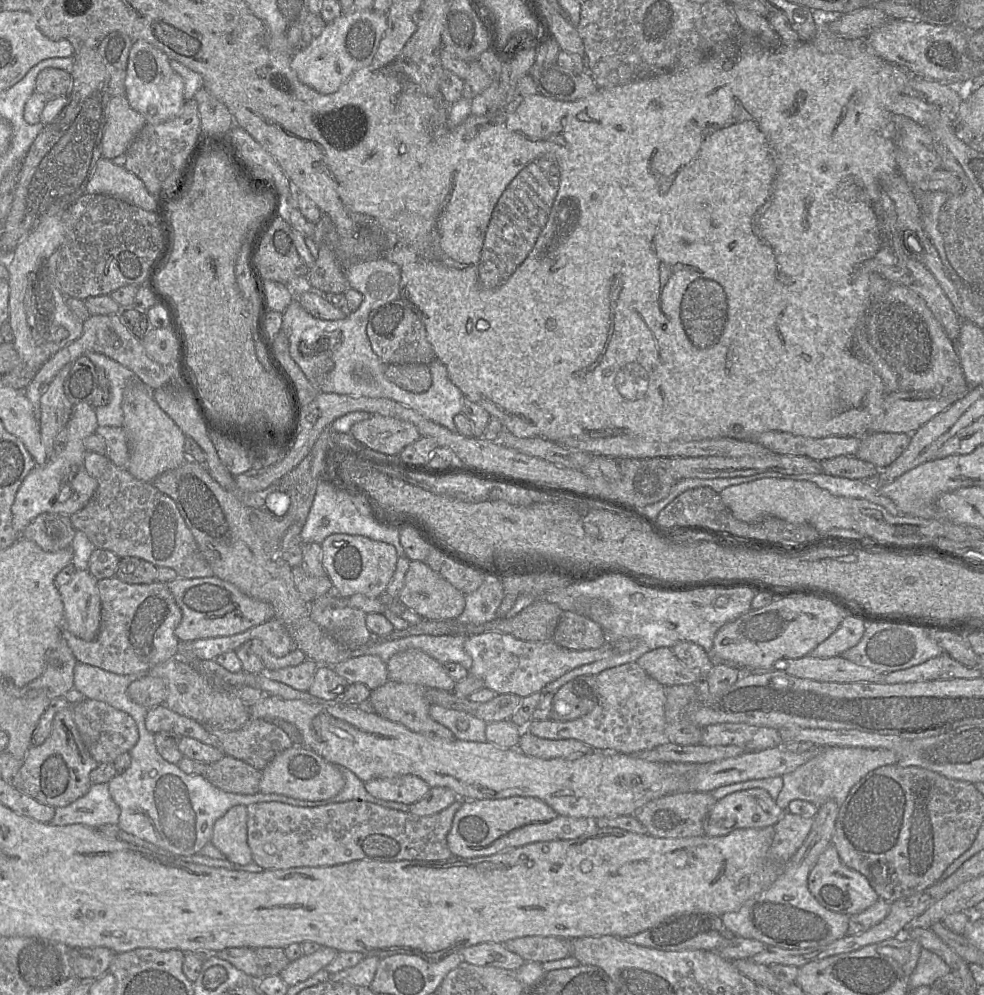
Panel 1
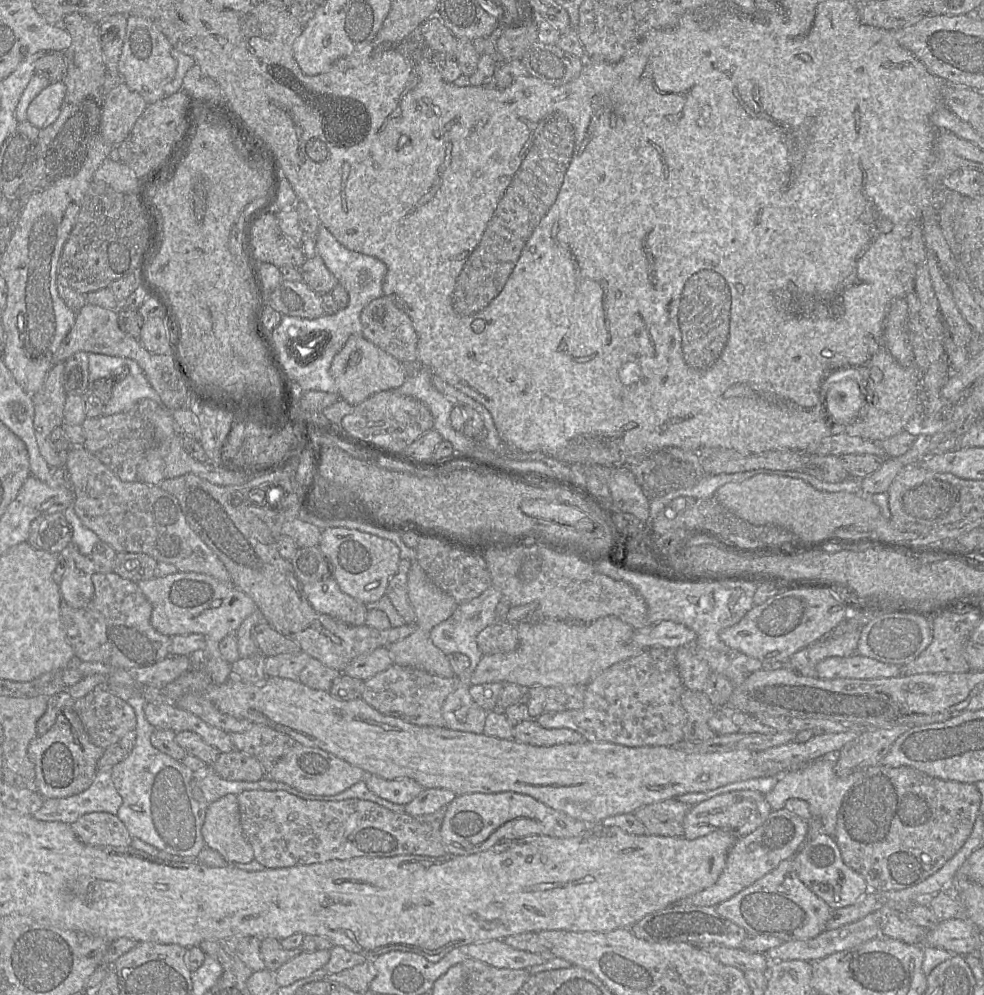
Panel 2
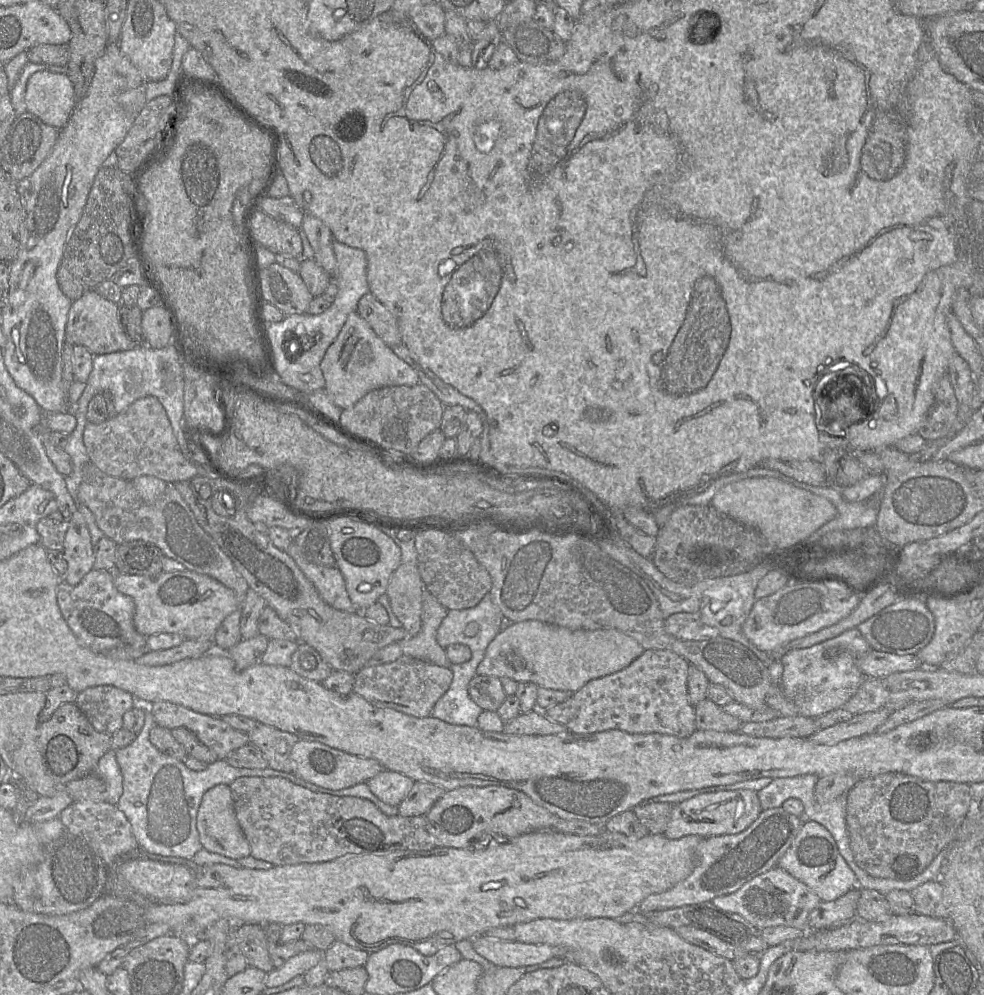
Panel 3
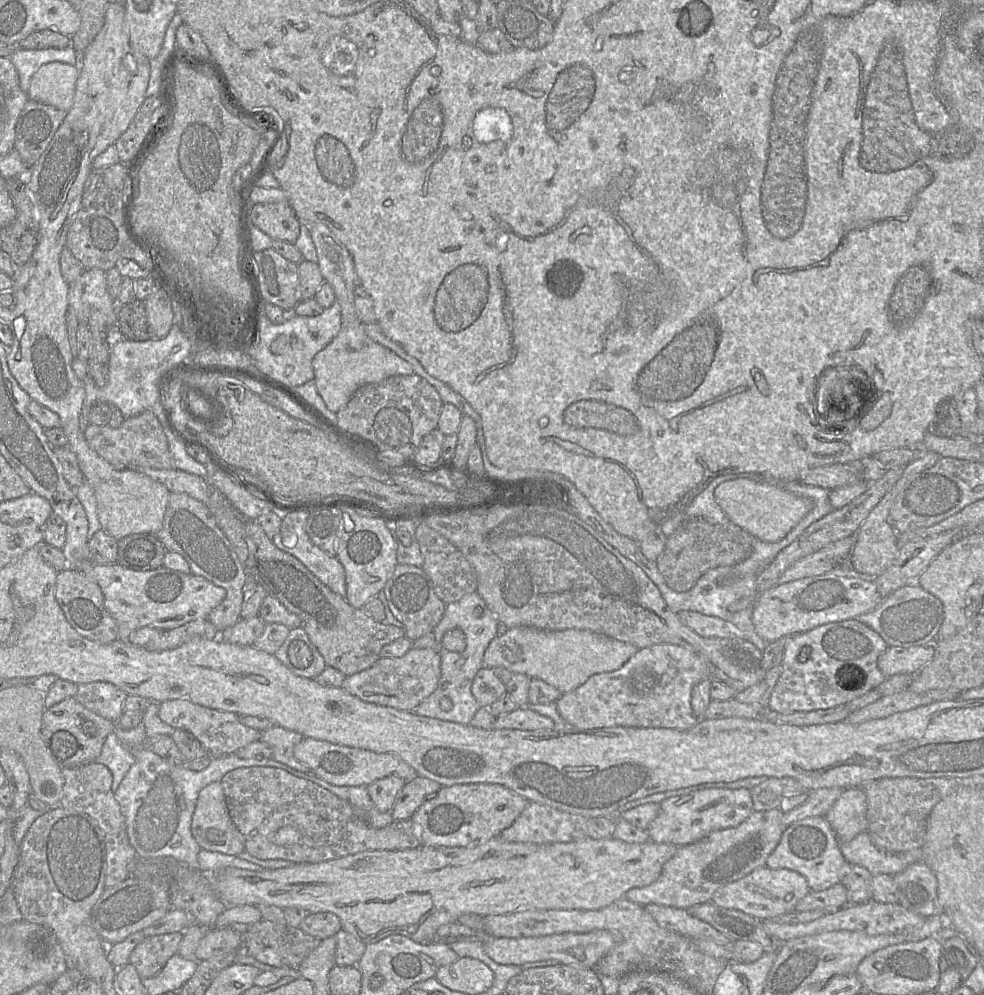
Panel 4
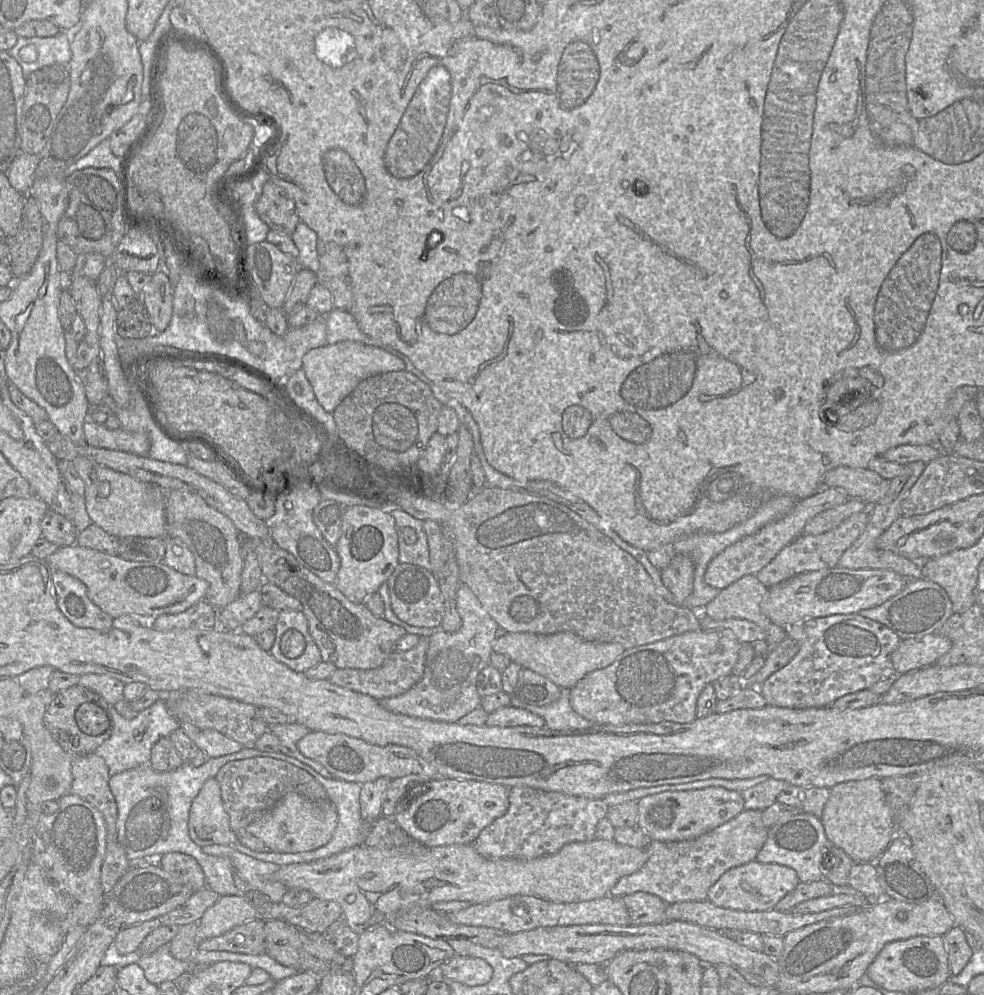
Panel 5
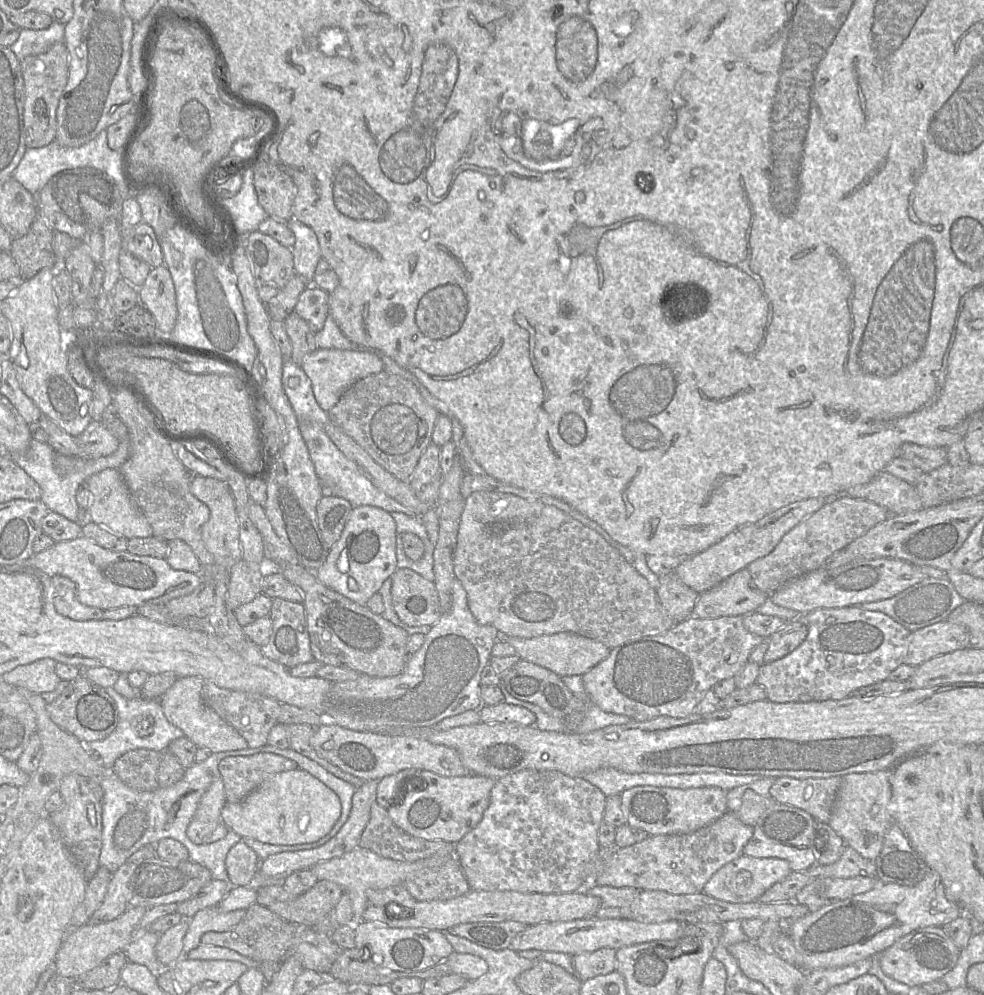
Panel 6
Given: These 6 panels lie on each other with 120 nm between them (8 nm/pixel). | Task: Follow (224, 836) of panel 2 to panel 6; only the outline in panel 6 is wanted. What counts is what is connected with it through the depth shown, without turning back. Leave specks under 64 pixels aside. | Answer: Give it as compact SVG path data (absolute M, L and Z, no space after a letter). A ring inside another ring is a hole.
M221 778L211 783L202 795L197 810L188 825L186 834L195 844L202 844L204 837L224 823L221 812L226 803L224 785Z

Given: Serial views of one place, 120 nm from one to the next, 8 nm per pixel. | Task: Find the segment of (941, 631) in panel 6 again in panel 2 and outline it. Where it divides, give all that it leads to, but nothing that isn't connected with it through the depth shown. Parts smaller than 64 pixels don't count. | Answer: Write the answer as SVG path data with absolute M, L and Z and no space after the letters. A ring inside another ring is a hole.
M856 653L848 657L829 657L815 666L815 677L821 679L891 678L900 673L901 668L898 665L883 663Z

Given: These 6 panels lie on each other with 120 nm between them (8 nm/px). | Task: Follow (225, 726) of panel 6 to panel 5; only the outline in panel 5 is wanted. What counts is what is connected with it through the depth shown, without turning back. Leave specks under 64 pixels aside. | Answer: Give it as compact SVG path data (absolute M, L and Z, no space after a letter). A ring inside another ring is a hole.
M180 722L180 728L211 758L236 753L243 748L239 742L214 729L200 729L187 722Z

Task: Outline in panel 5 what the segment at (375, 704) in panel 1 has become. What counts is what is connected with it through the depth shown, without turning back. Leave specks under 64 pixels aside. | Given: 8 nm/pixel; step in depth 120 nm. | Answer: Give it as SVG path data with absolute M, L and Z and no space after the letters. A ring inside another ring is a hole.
M422 636L414 648L404 652L393 651L387 660L377 668L337 668L328 680L338 686L369 695L376 700L401 695L421 680L425 669L428 645L428 637Z

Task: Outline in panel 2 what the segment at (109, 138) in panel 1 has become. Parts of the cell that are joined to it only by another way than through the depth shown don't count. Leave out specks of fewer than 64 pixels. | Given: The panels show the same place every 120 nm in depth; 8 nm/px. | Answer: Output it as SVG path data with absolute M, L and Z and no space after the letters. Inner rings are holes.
M121 82L106 94L100 133L106 143L120 145L133 129L148 104L143 97Z

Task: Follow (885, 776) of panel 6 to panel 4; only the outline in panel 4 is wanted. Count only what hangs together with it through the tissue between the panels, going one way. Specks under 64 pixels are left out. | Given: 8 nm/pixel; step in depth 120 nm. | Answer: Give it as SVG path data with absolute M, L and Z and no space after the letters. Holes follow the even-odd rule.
M848 787L827 811L824 818L834 831L839 843L852 840L866 832L867 801L861 787Z

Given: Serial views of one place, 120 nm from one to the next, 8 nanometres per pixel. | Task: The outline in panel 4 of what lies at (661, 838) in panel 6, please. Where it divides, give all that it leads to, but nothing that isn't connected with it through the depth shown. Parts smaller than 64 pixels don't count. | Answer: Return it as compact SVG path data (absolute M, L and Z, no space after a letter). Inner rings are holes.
M781 809L753 811L736 827L717 830L696 842L678 846L655 882L631 888L625 898L642 906L654 903L682 909L710 901L718 888L766 866L767 858L778 845L786 827Z

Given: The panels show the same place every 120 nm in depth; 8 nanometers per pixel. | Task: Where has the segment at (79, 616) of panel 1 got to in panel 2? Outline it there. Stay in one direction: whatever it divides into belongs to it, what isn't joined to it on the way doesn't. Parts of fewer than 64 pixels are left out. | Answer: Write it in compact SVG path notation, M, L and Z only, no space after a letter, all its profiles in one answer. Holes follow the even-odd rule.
M71 542L59 555L67 563L66 572L59 584L61 597L69 606L76 609L83 608L94 595L92 575L95 568L91 555L82 555Z

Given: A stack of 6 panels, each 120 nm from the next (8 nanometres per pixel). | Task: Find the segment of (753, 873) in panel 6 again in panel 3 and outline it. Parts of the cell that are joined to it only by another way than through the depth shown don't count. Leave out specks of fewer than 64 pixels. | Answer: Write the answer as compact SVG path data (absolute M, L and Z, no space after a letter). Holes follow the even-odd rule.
M775 866L752 878L737 891L718 896L712 902L722 910L741 915L758 929L789 926L809 931L809 914L821 902L821 899L804 882Z

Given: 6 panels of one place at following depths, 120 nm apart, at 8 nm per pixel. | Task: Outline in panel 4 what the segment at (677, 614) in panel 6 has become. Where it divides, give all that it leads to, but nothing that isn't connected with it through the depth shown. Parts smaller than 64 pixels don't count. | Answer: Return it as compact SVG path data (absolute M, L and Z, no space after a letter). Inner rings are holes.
M687 518L676 531L667 537L664 551L655 561L667 585L676 592L687 592L695 586L706 572L722 566L734 566L752 553L753 541L757 539L733 523L712 524L702 518Z

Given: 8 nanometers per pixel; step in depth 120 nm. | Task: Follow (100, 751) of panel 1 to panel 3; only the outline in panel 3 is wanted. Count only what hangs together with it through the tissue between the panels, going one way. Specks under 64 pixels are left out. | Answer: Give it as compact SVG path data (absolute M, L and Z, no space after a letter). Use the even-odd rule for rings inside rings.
M113 686L87 688L77 694L75 704L94 729L112 736L123 726L123 715L136 705L129 693Z

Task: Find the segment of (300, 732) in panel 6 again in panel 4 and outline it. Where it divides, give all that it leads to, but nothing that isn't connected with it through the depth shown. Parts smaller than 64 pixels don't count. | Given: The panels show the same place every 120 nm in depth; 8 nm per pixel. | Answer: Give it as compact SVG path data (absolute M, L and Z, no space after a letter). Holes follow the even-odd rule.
M273 726L261 732L263 742L268 744L272 750L272 758L300 772L313 772L307 764L299 761L294 756L294 747L305 737L296 731Z

